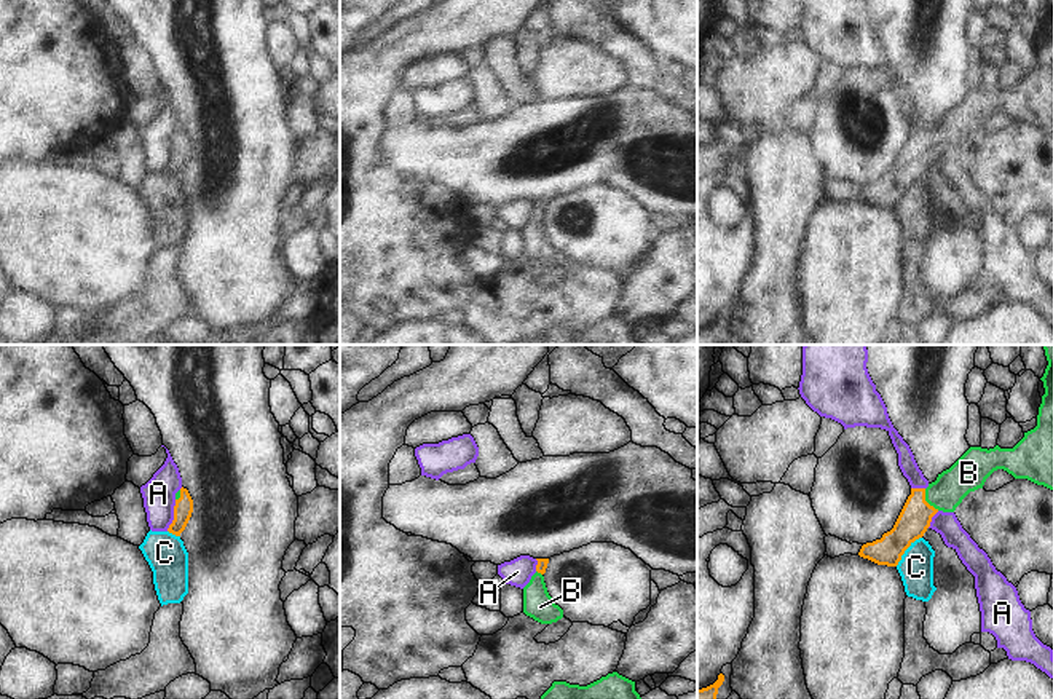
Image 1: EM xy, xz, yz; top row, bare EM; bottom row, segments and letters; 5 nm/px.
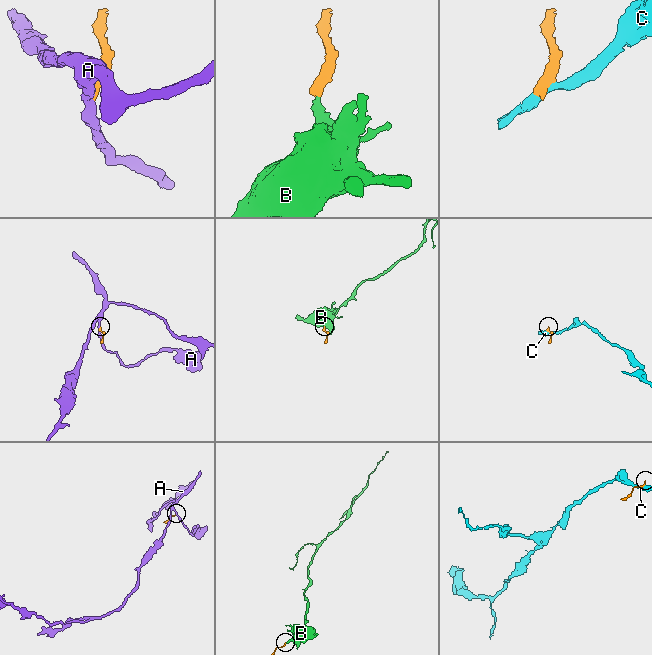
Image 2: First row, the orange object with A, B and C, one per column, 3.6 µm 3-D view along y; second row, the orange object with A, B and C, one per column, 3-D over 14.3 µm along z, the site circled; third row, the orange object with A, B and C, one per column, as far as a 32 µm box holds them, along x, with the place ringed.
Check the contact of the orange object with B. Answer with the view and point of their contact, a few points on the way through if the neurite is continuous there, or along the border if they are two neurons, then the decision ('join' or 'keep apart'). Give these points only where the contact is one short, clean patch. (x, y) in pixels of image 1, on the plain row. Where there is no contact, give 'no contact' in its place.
yz (926, 144) | across yz (914, 161), (918, 152), (926, 144), (943, 138), (967, 117) | join

